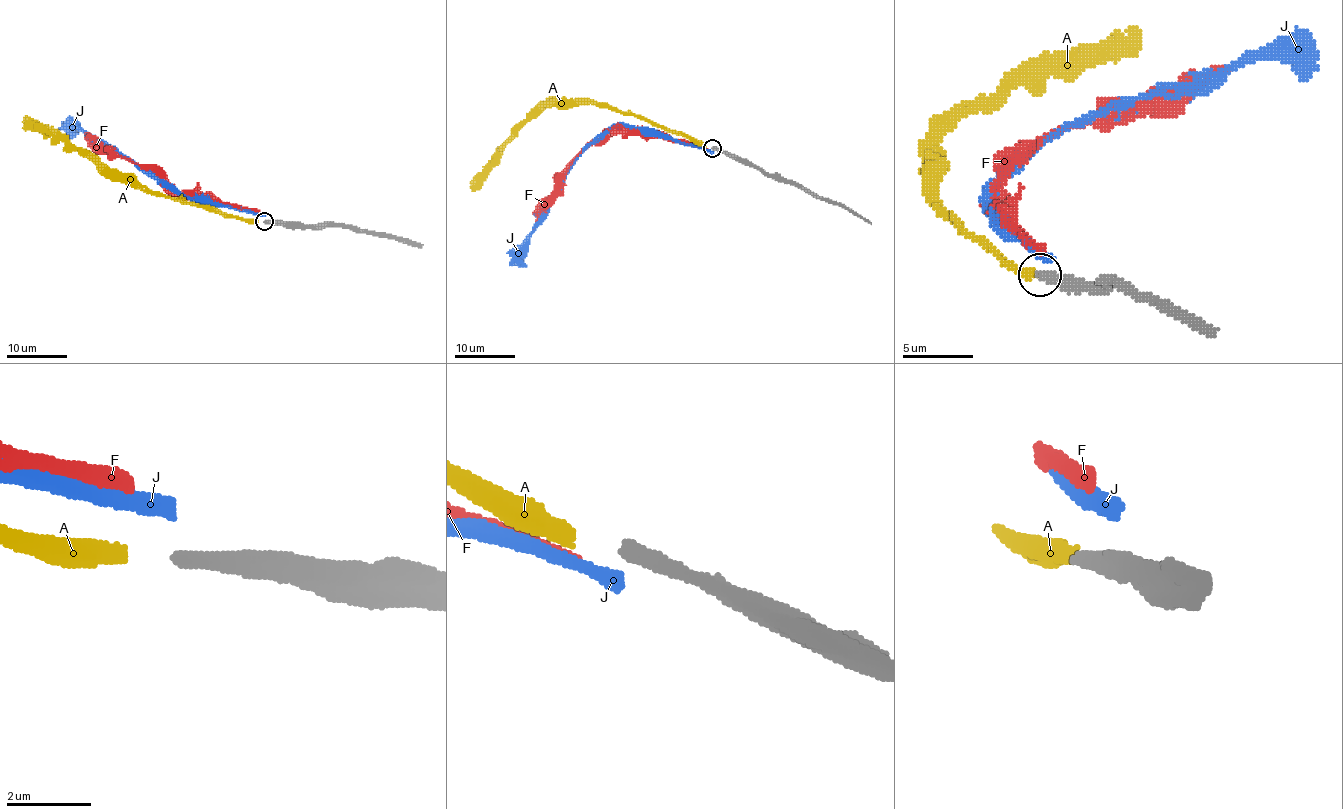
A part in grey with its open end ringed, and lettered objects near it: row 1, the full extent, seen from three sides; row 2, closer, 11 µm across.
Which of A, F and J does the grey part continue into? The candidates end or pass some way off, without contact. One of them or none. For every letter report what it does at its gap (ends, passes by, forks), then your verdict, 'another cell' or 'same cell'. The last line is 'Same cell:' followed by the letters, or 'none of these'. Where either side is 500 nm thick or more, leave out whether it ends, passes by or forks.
A: it ends there; same cell
F: it ends there; another cell
J: it ends there; another cell
Same cell: A

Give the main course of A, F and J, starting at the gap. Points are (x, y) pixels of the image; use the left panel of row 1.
A: (257, 222), (229, 217), (116, 181), (83, 150), (43, 129), (33, 128), (24, 119)
F: (259, 213), (200, 197), (177, 196), (154, 172), (106, 150), (84, 132)
J: (263, 216), (182, 197), (148, 176), (115, 147), (98, 143), (87, 132), (71, 129), (62, 122)

